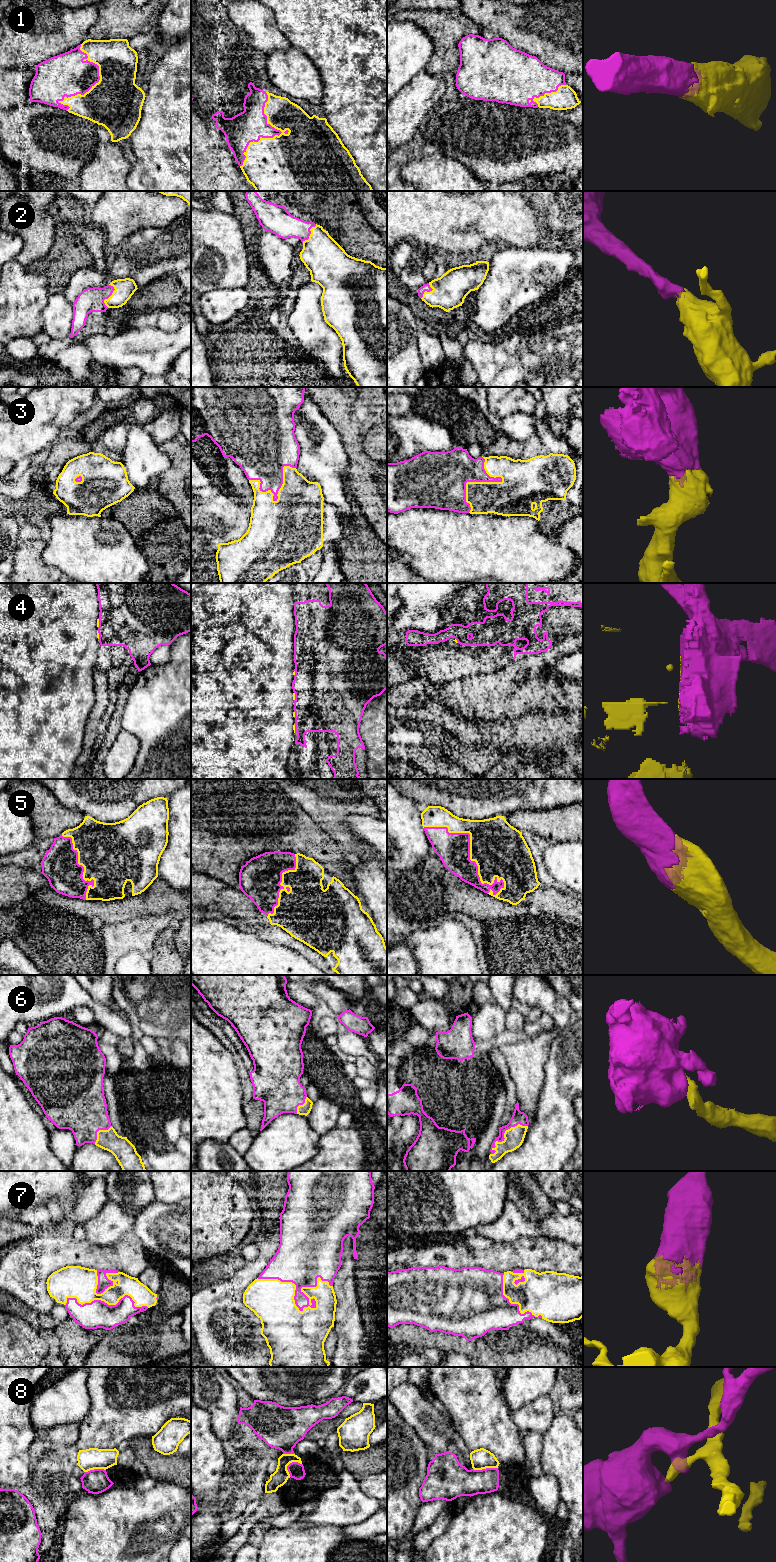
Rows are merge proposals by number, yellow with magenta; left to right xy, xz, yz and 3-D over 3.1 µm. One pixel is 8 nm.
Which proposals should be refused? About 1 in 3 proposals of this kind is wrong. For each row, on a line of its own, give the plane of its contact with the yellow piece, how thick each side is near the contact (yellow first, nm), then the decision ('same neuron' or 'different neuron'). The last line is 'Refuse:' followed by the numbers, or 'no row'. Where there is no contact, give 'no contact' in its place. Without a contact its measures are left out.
1: xz | 480/260 nm | same neuron
2: xy | 160/190 nm | same neuron
3: yz | 300/280 nm | same neuron
4: xz | 20/380 nm | different neuron
5: yz | 420/260 nm | same neuron
6: yz | 160/110 nm | same neuron
7: xz | 460/130 nm | same neuron
8: xz | 120/130 nm | different neuron
Refuse: 4, 8

